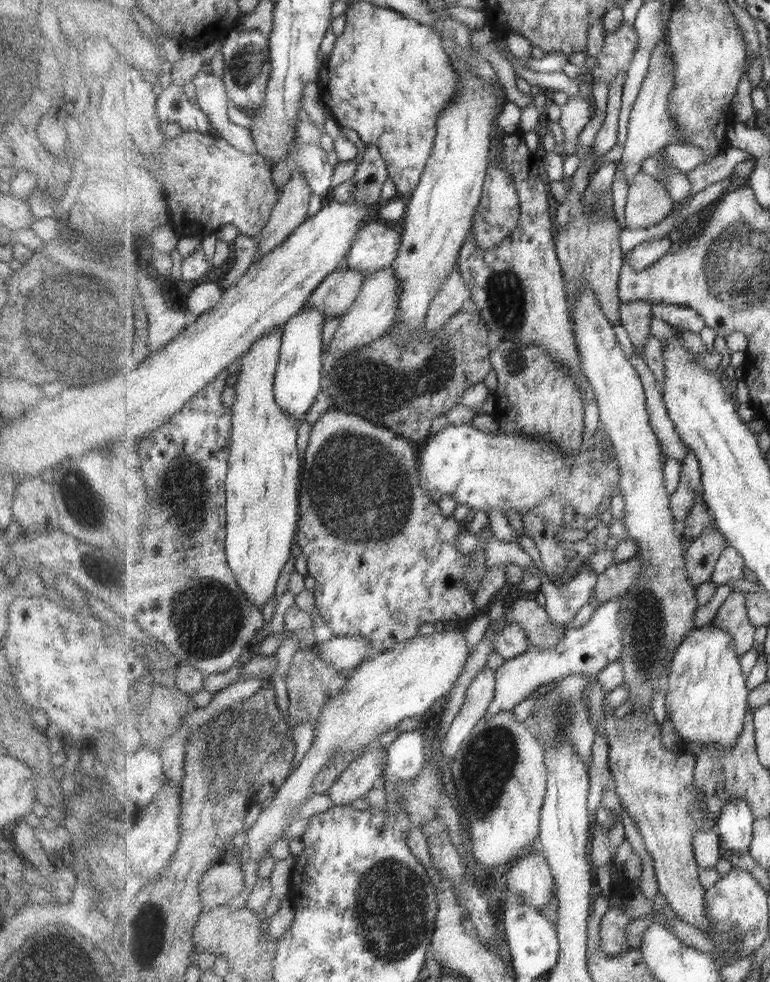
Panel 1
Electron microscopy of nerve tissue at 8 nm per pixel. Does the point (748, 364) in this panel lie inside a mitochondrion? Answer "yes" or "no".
no

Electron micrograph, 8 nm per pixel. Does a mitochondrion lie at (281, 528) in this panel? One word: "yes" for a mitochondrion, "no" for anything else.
no

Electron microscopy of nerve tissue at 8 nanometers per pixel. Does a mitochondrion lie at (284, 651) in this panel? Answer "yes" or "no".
no

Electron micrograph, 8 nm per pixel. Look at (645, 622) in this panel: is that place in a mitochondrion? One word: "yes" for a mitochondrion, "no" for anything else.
yes

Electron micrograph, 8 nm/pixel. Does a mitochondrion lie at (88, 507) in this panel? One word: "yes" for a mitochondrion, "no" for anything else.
yes

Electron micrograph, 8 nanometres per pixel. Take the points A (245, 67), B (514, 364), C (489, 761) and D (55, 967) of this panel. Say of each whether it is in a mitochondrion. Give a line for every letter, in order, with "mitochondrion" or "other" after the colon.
A: mitochondrion
B: mitochondrion
C: mitochondrion
D: mitochondrion

